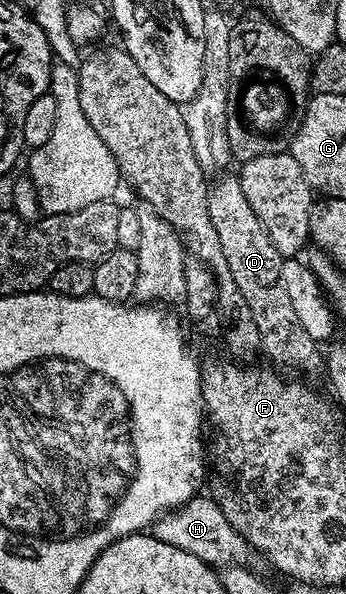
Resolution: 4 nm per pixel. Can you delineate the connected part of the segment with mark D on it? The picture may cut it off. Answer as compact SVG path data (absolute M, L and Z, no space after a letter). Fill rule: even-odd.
M236 174L225 175L217 184L214 182L209 187L207 208L210 209L211 222L219 233L223 252L228 265L231 265L239 293L243 293L243 298L255 317L261 334L261 351L264 358L269 358L270 364L278 363L273 364L278 368L286 367L281 368L286 372L306 371L307 374L313 375L320 367L322 370L323 355L317 352L318 340L313 339L311 333L307 333L295 313L295 305L291 305L289 287L283 277L286 260L279 253L279 249L275 249L271 237L267 237L259 217L255 217L255 209L251 209L251 204L241 188L240 178Z

